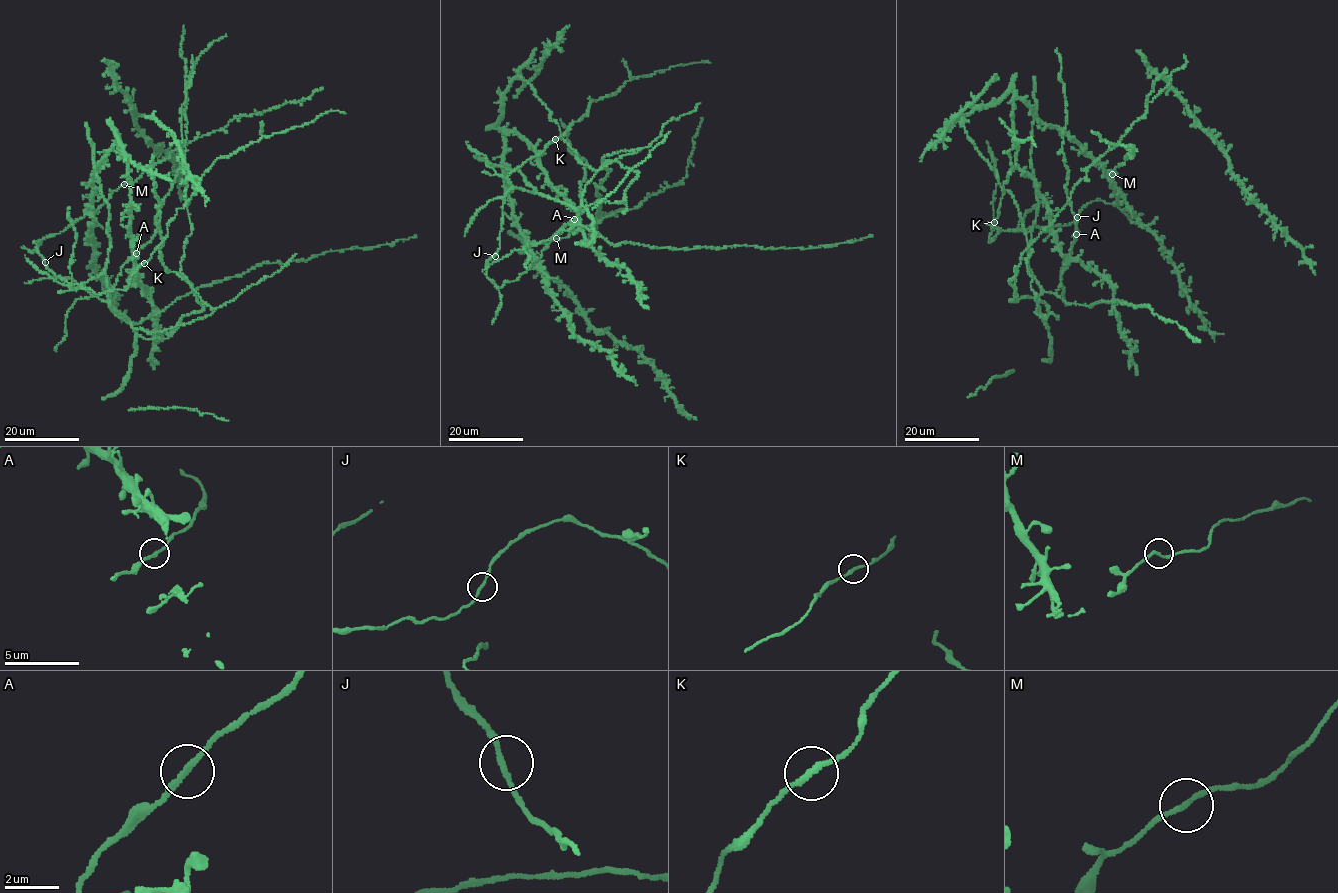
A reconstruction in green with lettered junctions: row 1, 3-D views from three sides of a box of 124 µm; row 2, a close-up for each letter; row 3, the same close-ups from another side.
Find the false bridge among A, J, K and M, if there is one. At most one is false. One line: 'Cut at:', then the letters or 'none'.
Cut at: none

